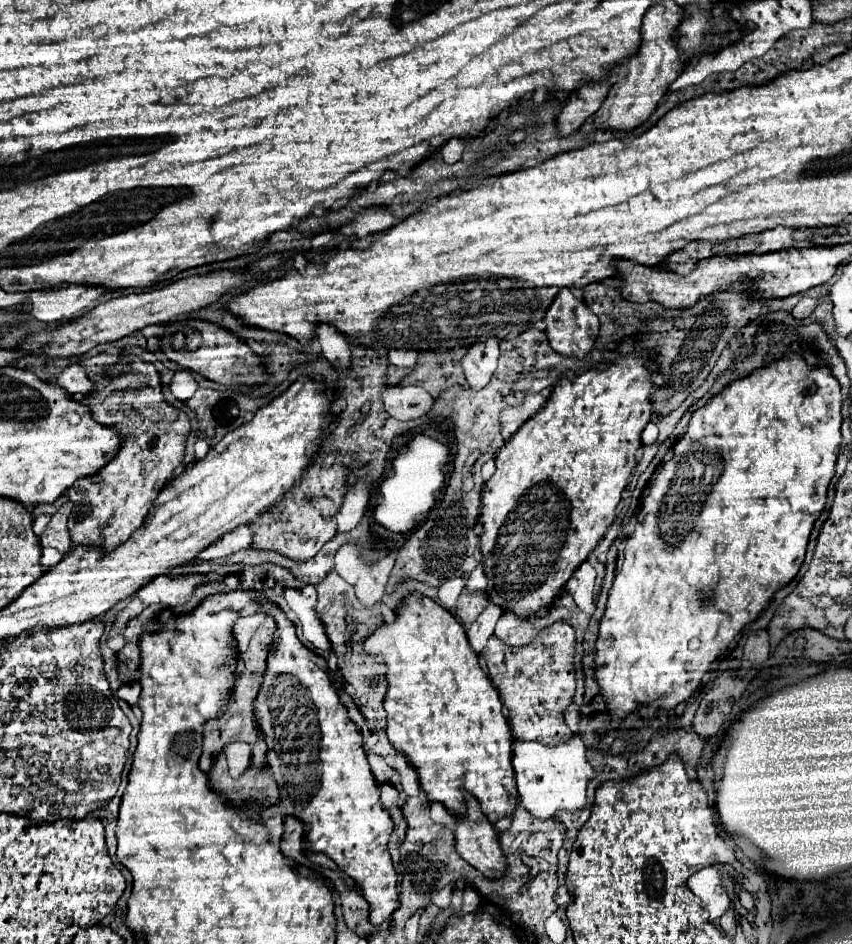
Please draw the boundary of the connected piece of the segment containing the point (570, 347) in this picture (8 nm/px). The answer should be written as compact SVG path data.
M563 287L557 297L553 299L553 303L549 305L549 309L545 311L545 317L543 317L543 323L547 325L545 333L549 337L549 343L553 347L553 351L557 353L563 353L563 355L575 355L575 357L585 357L591 347L593 347L593 341L595 337L599 335L599 319L597 315L583 303L579 301L571 289Z

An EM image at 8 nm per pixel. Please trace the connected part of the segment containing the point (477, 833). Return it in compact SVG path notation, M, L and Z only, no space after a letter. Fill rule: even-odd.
M463 791L463 795L465 795L465 815L453 815L453 819L455 819L457 853L459 853L467 863L471 863L475 869L479 869L485 877L497 879L497 877L501 877L503 871L505 871L505 857L503 857L503 851L501 851L501 845L499 845L495 827L491 825L489 817L481 811L479 801L477 801L471 793L467 793L467 791Z

